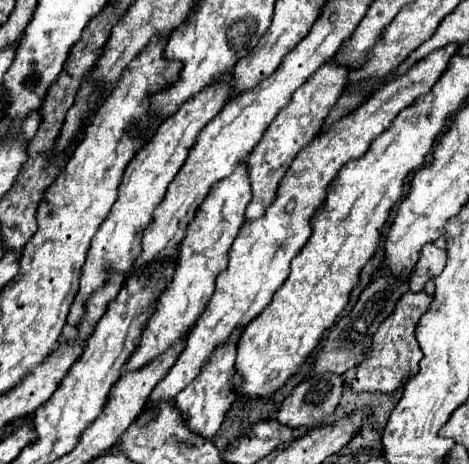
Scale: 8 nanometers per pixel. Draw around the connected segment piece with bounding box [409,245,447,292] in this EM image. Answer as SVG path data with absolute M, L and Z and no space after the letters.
M425 245L421 251L420 258L415 265L415 271L409 277L409 285L412 292L423 291L429 279L438 276L447 261L445 249L435 247L435 245Z

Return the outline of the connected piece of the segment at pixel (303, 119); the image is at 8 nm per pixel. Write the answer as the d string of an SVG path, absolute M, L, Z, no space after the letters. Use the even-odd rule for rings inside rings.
M331 61L325 63L317 73L313 73L305 81L303 87L297 89L291 103L287 107L283 107L279 111L279 115L273 119L271 127L267 127L263 139L259 141L259 145L255 145L255 149L251 151L251 157L247 157L247 173L251 179L253 199L245 209L245 221L255 221L255 219L263 217L263 213L275 199L277 187L279 187L281 179L285 177L291 161L303 147L307 147L315 139L331 105L335 105L339 93L345 89L345 83L347 83L347 69L339 69Z

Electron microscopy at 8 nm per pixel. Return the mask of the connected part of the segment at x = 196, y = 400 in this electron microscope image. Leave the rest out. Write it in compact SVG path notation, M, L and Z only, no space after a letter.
M235 331L235 335L221 347L215 351L215 355L203 365L199 377L195 381L191 381L191 385L187 385L177 397L175 397L175 407L181 409L187 427L205 437L205 439L213 439L215 433L219 431L225 413L229 411L231 403L235 401L235 393L233 393L233 381L235 381L235 347L237 347L237 339L239 339L241 331Z

